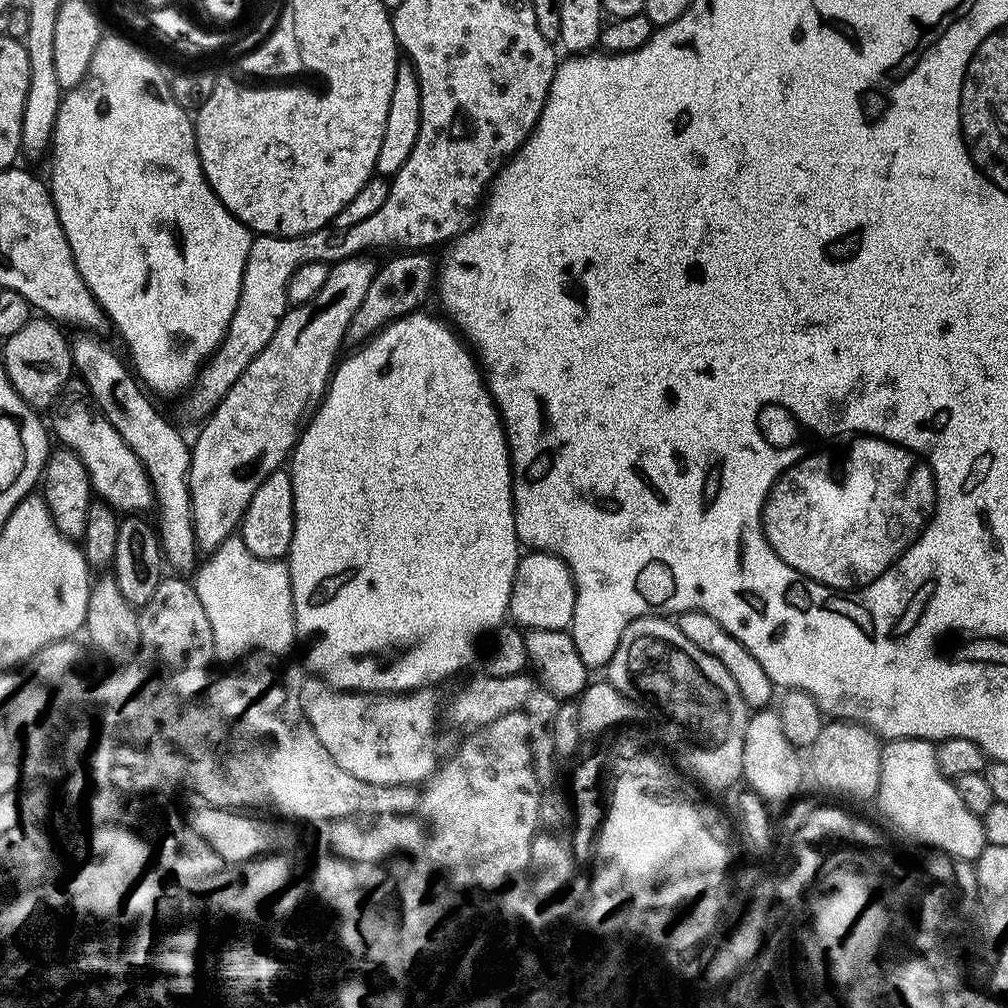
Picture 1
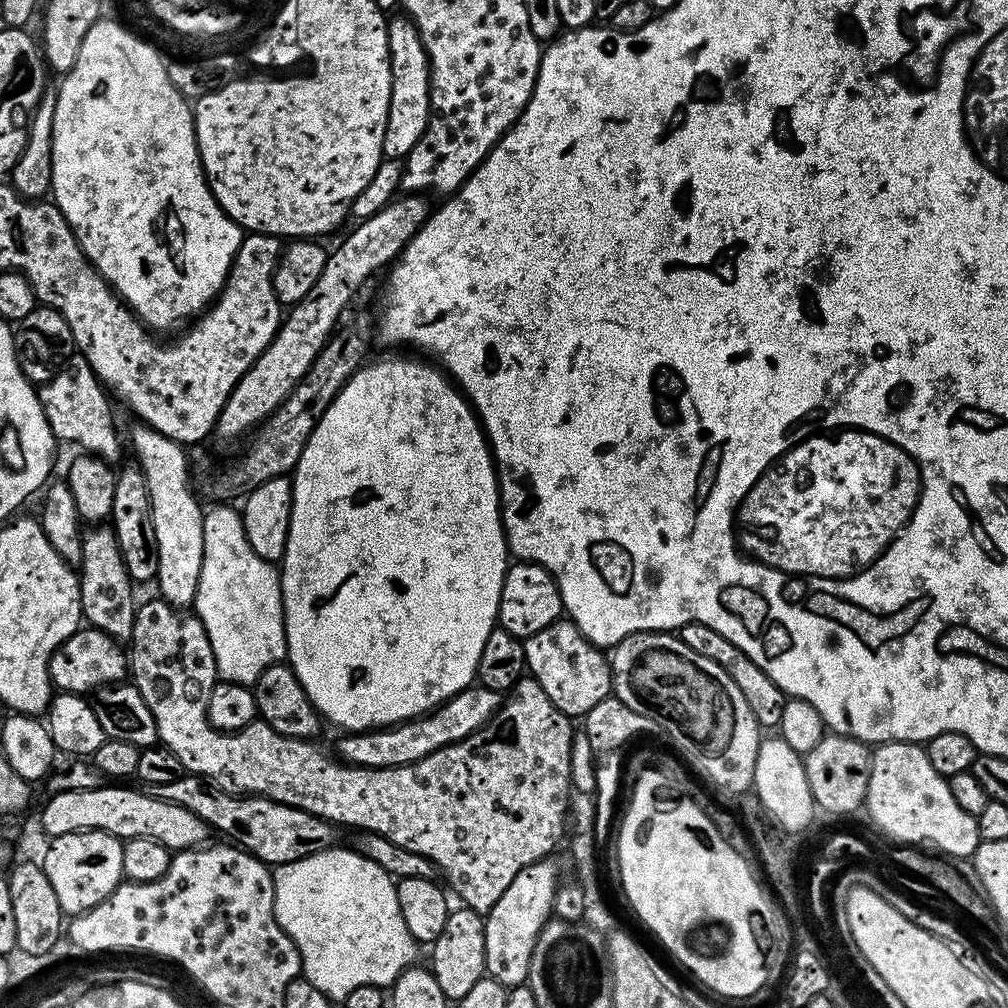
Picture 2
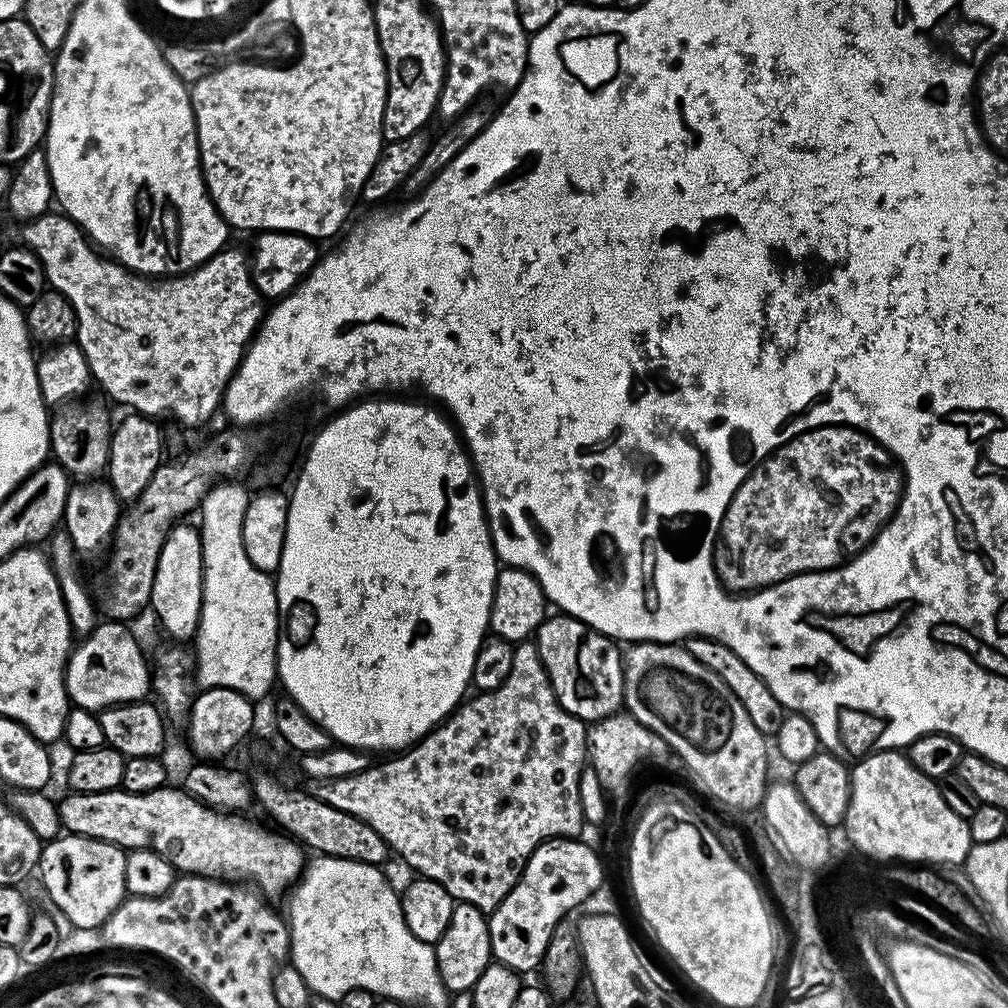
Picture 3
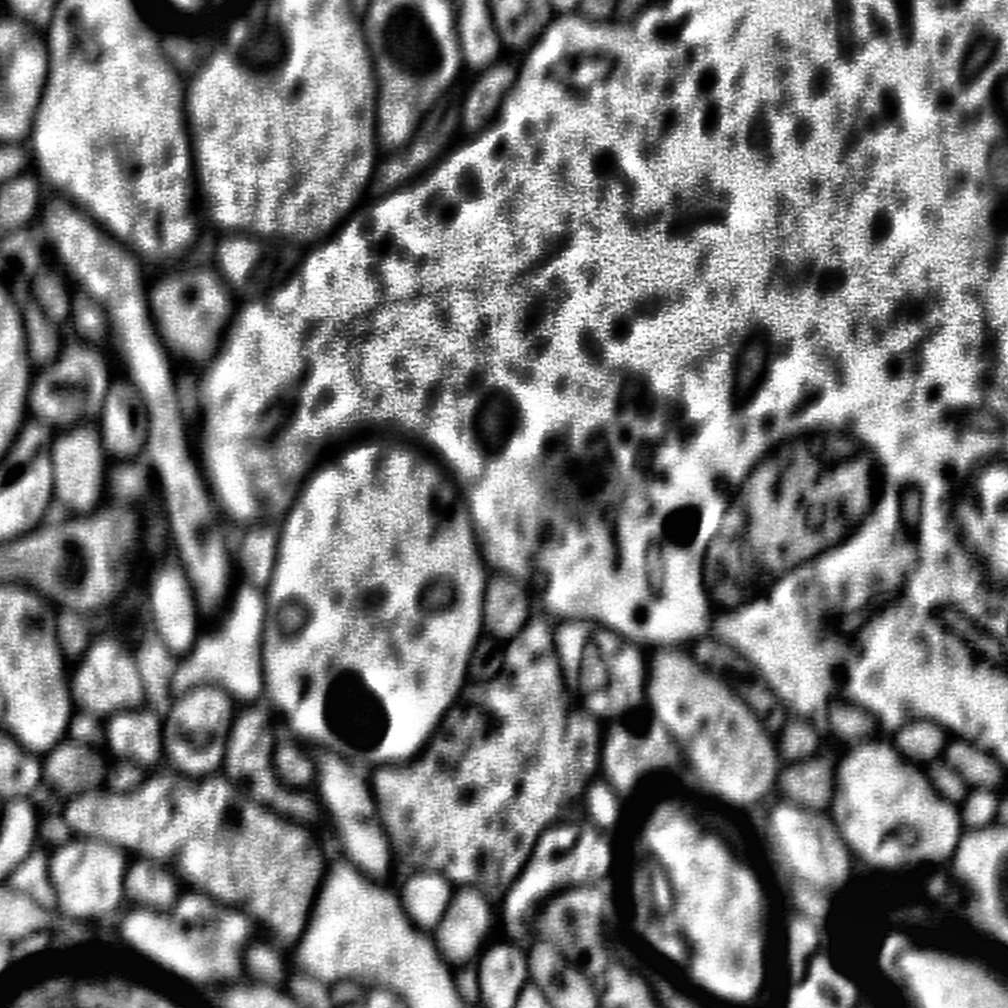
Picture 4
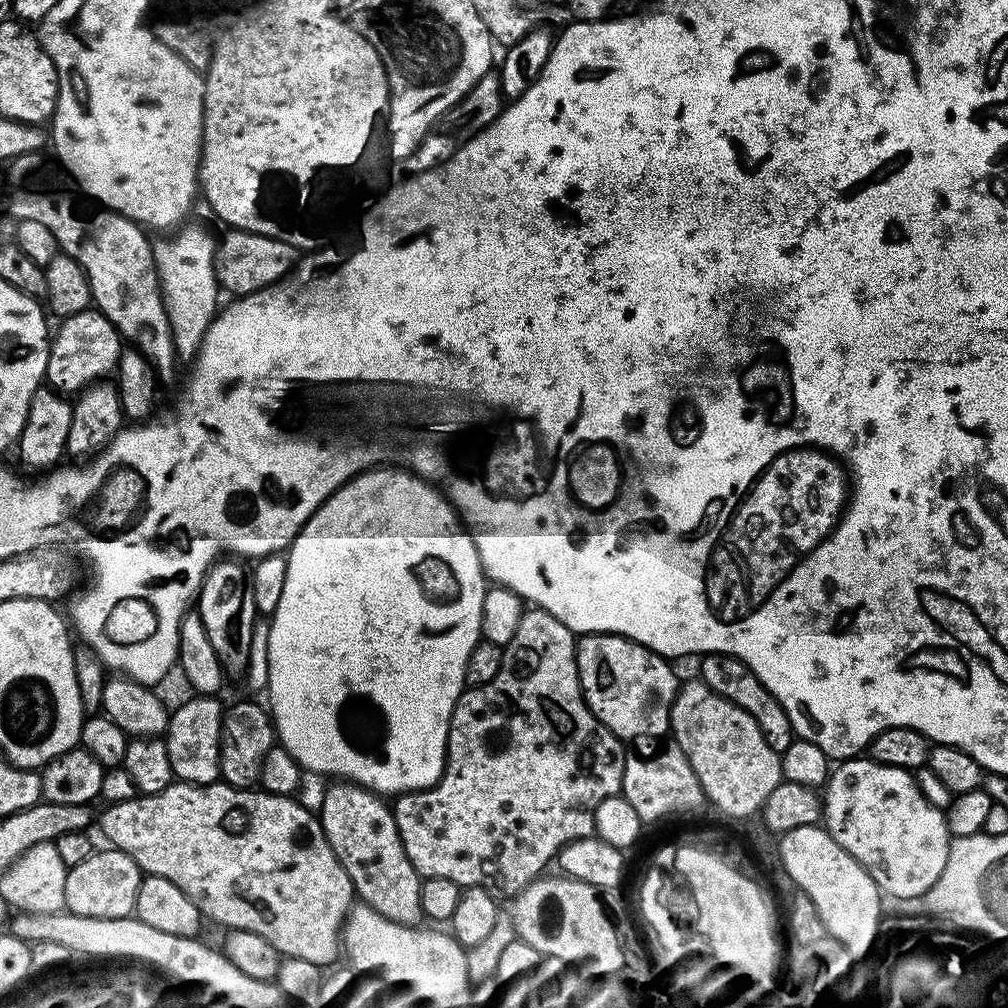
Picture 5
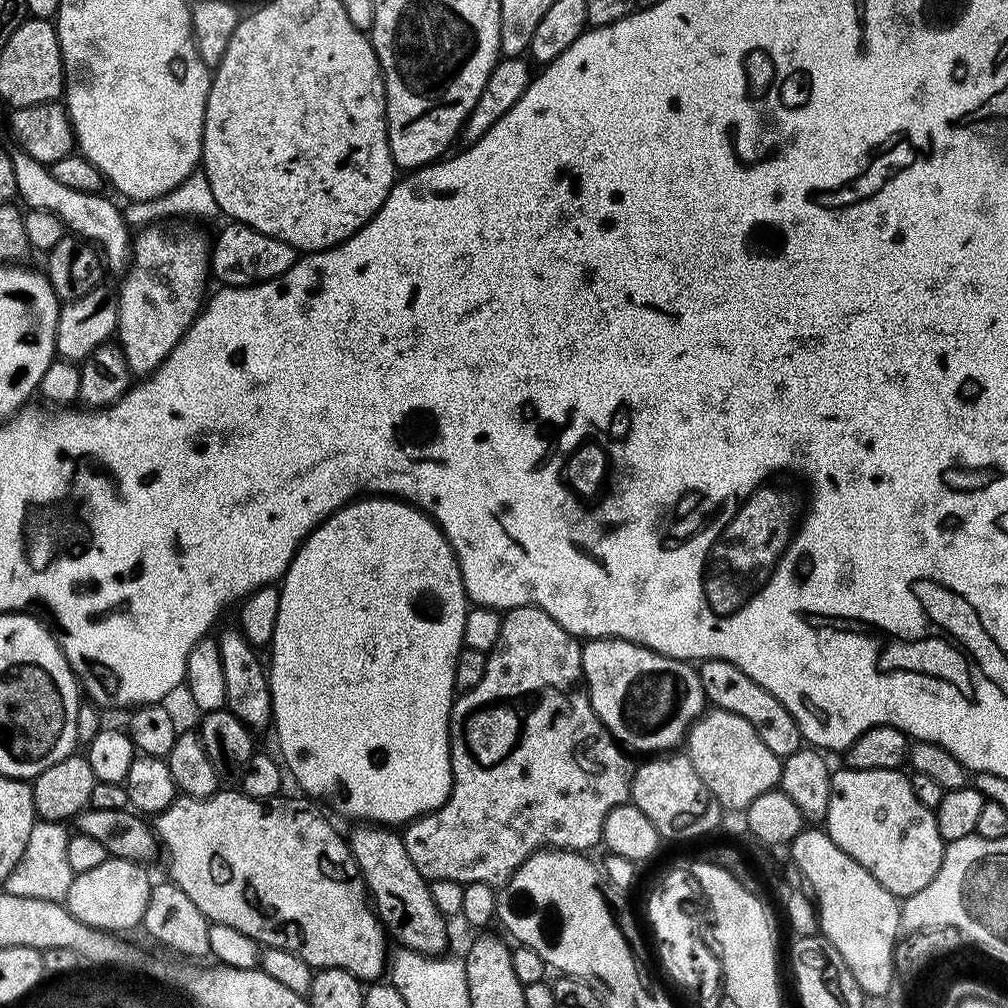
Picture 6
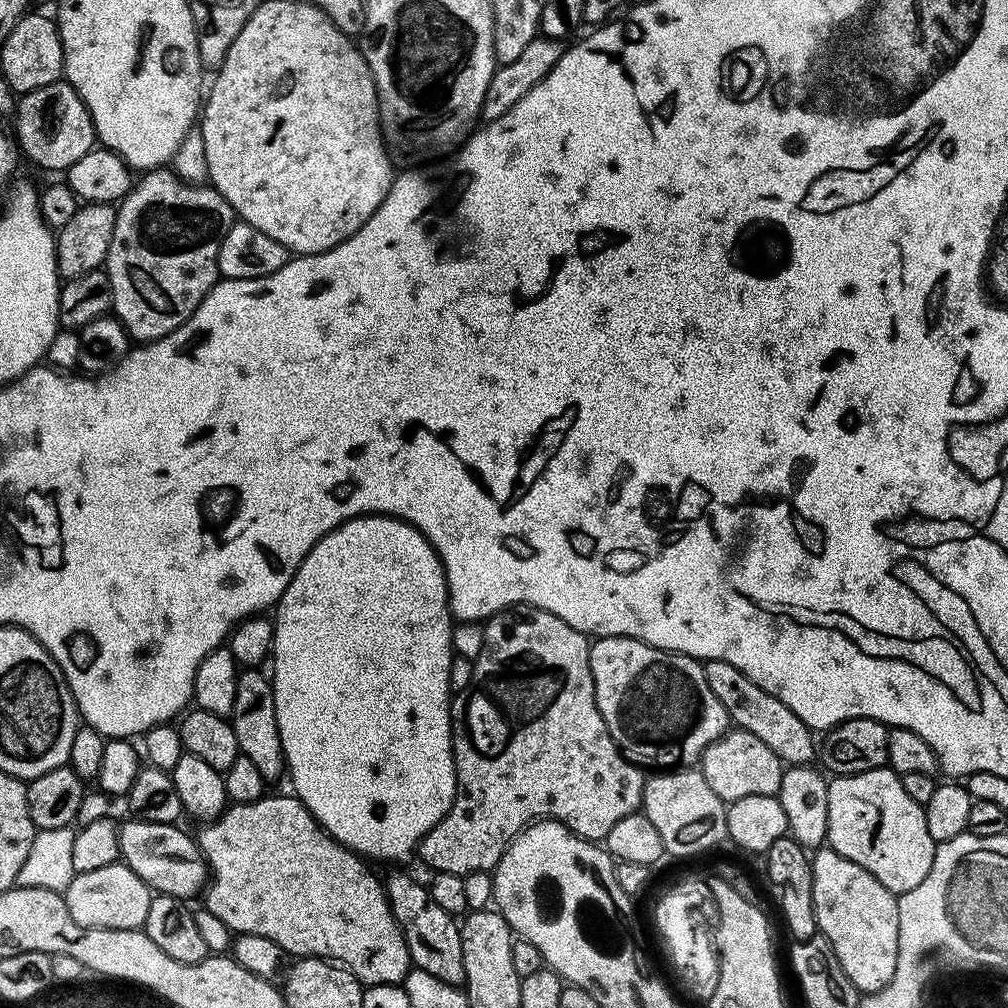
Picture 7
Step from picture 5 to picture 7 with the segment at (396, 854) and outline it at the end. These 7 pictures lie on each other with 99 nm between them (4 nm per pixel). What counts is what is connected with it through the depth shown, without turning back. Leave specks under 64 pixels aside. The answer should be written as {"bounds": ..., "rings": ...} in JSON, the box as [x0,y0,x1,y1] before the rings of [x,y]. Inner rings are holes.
{"bounds":[386,872,465,985],"rings":[[[396,872],[386,880],[386,891],[388,905],[391,906],[396,921],[400,923],[413,965],[426,974],[434,974],[434,978],[442,982],[463,985],[465,978],[460,924],[449,912],[444,912],[438,902],[432,900],[432,895],[423,883],[419,884],[414,877],[407,876],[404,872]]]}

